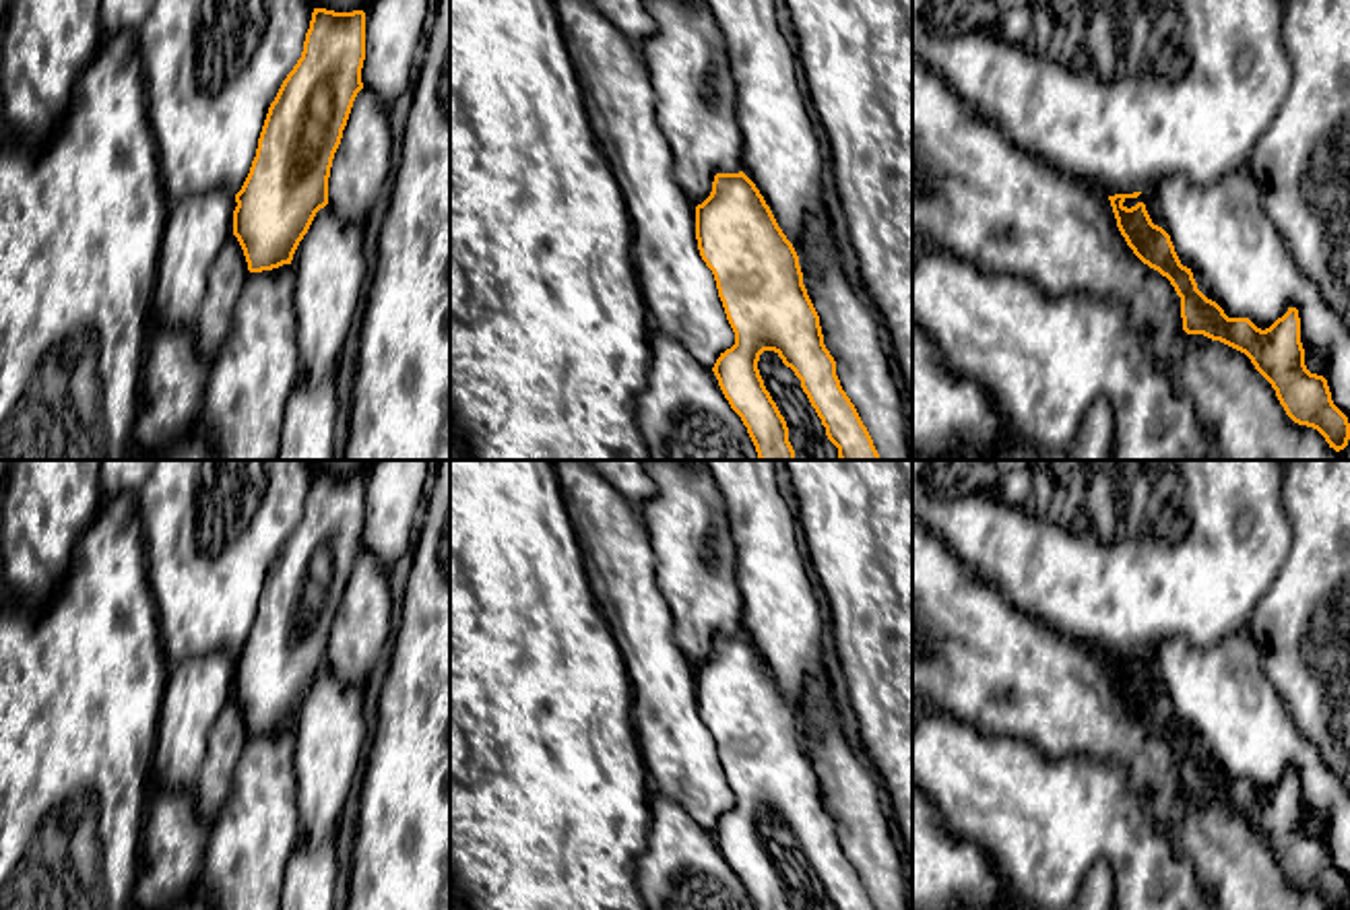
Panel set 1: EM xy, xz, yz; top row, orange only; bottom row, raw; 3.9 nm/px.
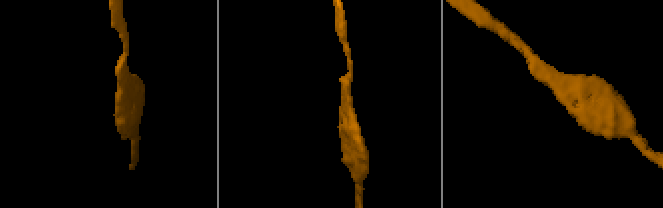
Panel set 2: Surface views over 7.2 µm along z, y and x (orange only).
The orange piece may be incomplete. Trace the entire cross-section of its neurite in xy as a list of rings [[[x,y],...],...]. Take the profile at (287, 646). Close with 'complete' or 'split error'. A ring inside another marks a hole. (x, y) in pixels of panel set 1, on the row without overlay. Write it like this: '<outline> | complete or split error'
[[[314,470],[303,514],[268,570],[250,636],[235,656],[233,697],[250,735],[291,726],[316,675],[328,667],[328,640],[353,563],[363,551],[365,475]]] | complete

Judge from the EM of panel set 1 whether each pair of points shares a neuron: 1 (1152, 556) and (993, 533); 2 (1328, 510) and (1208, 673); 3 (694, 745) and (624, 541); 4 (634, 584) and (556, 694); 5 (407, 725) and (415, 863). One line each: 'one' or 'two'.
1: one
2: two
3: one
4: two
5: one

